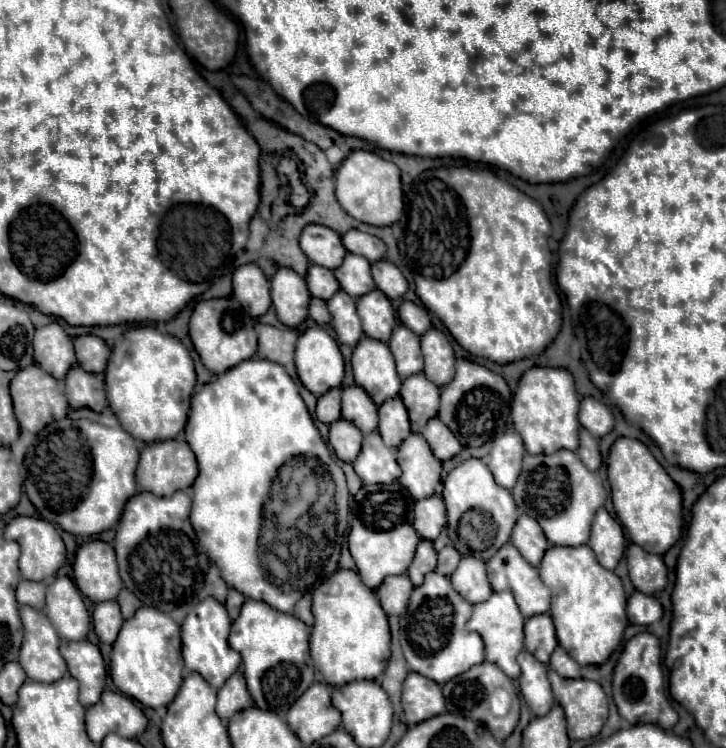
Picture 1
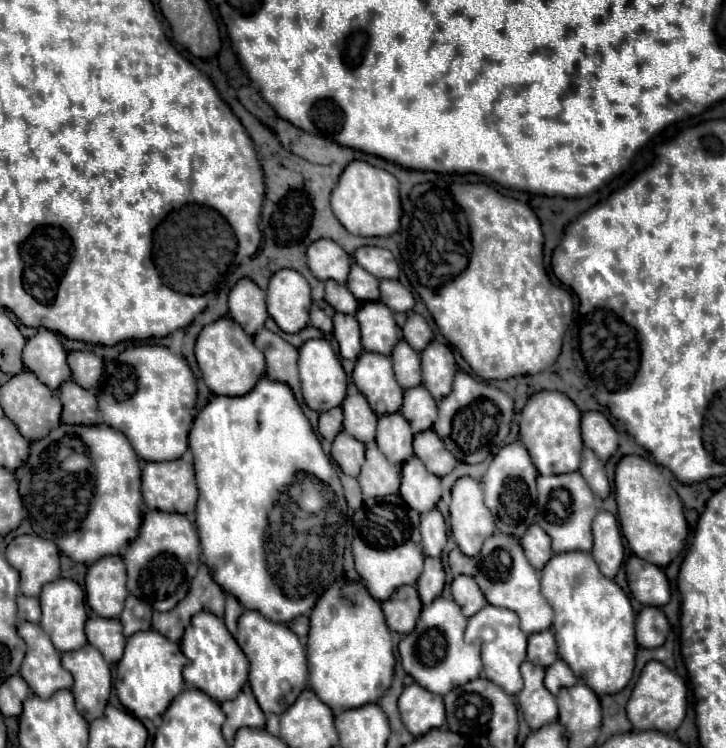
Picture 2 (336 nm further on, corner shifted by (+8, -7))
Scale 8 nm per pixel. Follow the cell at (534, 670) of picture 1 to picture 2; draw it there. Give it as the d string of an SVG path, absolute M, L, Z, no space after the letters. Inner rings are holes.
M524 662L522 678L524 678L524 690L518 694L518 704L524 712L528 726L532 730L538 730L544 724L558 720L556 698L544 686L544 668Z

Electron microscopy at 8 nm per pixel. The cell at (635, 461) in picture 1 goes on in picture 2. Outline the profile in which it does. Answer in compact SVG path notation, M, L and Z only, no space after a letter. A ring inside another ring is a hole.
M624 456L618 462L614 484L618 518L630 550L638 558L666 568L682 552L688 538L688 524L682 500L666 480L660 466L640 456Z

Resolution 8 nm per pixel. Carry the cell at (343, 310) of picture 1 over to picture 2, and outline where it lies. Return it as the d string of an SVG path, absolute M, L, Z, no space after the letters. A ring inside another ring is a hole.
M348 314L334 316L334 338L338 340L342 358L356 360L362 354L360 328L358 328L358 320L354 316L348 316Z

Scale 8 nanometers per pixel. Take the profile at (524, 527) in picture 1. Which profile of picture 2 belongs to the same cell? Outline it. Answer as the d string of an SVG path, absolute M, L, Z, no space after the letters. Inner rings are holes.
M532 524L528 528L528 532L520 540L520 544L524 548L524 554L526 554L528 562L536 570L542 570L544 564L554 556L552 548L550 548L550 536L546 536L546 532L538 524Z

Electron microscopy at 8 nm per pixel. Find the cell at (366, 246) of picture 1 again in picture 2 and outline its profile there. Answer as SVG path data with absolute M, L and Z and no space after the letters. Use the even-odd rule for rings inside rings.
M362 246L354 252L354 260L364 268L368 270L370 274L374 274L376 278L380 280L394 280L398 278L398 262L396 258L392 256L390 250L386 248L376 248L376 246Z

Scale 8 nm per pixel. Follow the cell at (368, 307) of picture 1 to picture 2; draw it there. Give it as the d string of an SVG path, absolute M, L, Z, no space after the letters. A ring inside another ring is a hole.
M364 302L356 312L356 320L360 322L364 350L390 356L394 344L400 340L400 328L390 308L382 302Z

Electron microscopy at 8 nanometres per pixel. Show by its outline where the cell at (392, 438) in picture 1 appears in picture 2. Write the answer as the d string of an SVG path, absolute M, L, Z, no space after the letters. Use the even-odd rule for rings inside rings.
M400 412L378 418L376 444L390 462L404 464L414 454L412 438L414 438L414 434L410 430L410 424L406 422L406 418Z

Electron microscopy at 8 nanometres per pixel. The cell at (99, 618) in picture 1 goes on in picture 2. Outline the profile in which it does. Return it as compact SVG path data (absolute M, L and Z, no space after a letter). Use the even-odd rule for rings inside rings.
M90 618L86 622L86 636L88 644L94 644L104 656L108 664L114 664L122 658L126 638L122 634L120 620L108 620L108 618Z

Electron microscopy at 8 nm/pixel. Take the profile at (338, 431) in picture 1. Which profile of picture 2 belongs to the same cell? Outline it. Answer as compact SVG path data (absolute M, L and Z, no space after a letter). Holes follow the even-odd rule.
M340 432L332 442L332 458L338 462L344 474L358 476L364 460L364 444L360 440L354 440L354 436Z

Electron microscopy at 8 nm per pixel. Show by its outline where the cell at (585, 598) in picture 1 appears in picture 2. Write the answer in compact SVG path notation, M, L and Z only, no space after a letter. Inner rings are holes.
M590 552L554 554L540 574L542 594L554 610L552 632L558 640L558 656L598 696L624 690L634 674L638 650L634 640L636 614L630 598L614 580L598 572Z

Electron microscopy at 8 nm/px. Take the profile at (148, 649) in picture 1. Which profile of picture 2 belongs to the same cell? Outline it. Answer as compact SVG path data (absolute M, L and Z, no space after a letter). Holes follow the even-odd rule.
M136 632L128 638L122 660L116 666L116 692L126 710L136 718L150 718L164 714L170 700L184 690L182 668L186 666L186 656L176 642L170 642L160 632Z

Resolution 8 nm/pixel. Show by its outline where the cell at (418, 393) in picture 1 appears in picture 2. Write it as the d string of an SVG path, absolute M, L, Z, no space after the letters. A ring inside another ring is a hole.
M416 386L416 388L410 388L404 392L404 404L402 404L400 412L410 422L414 434L432 428L432 424L438 416L434 398L422 386Z

